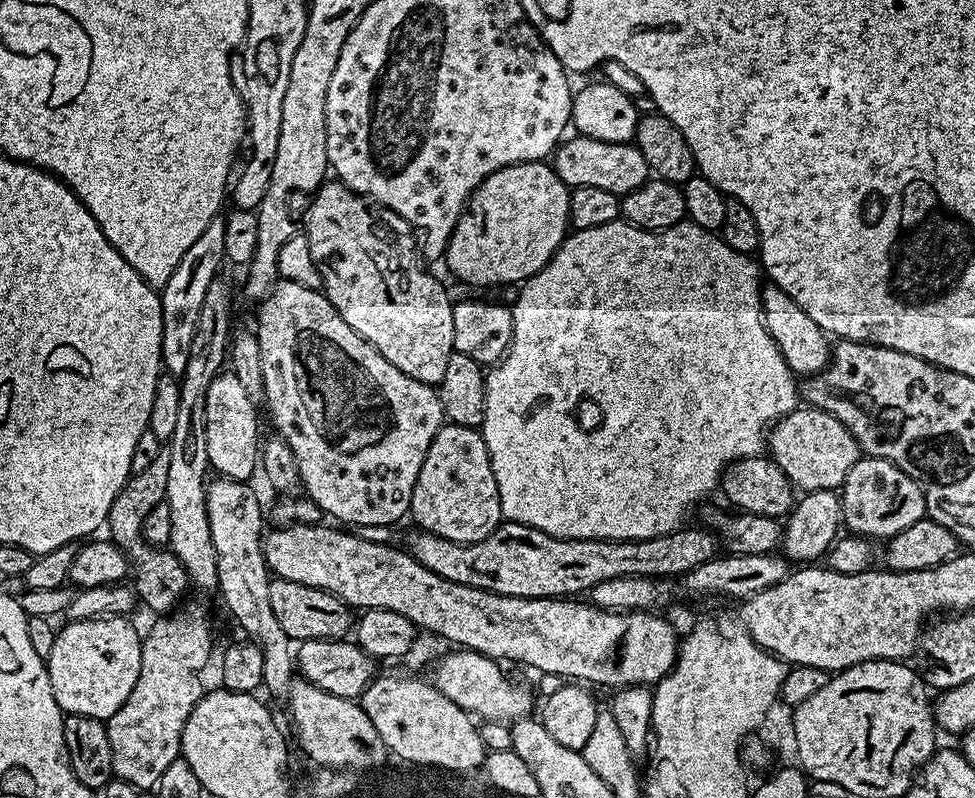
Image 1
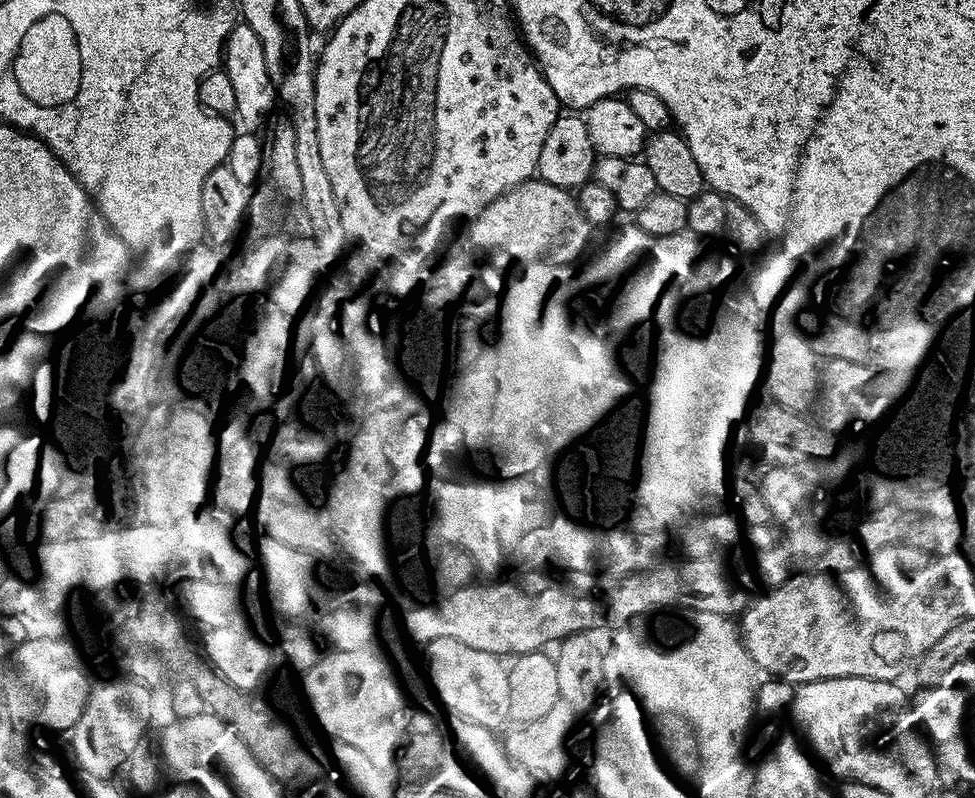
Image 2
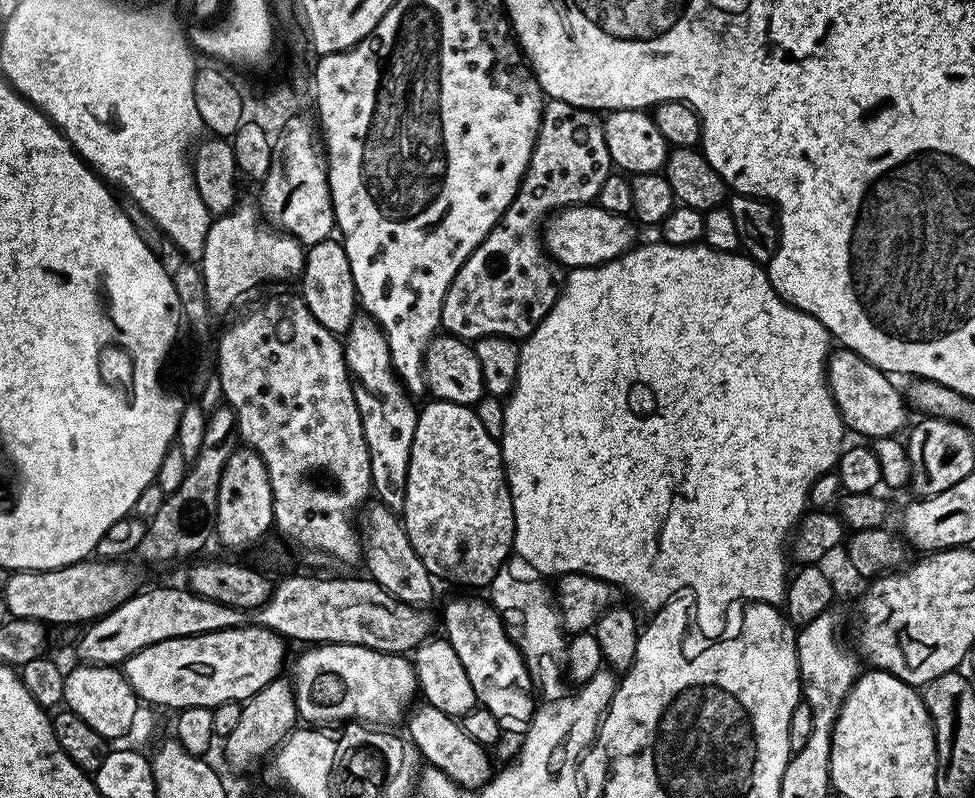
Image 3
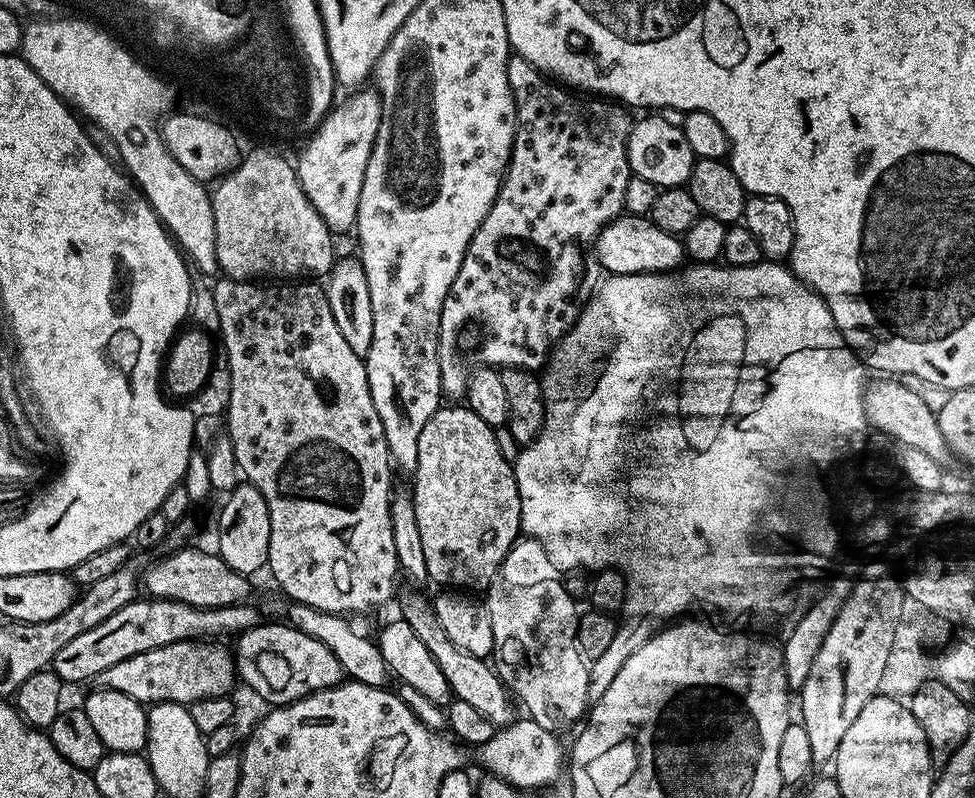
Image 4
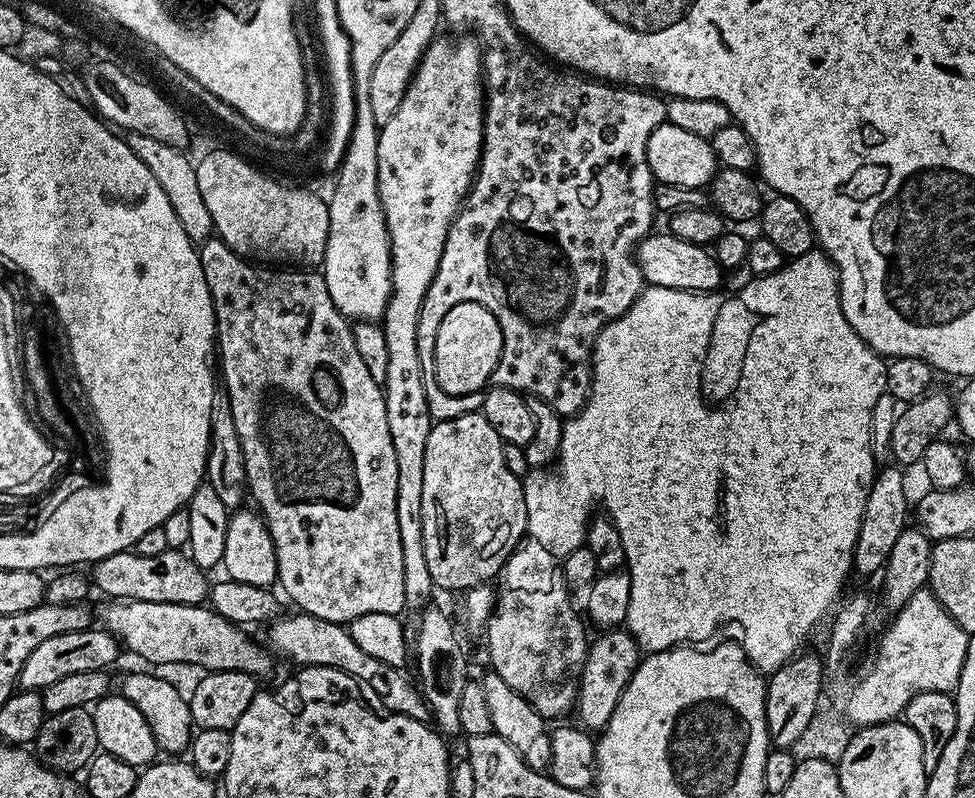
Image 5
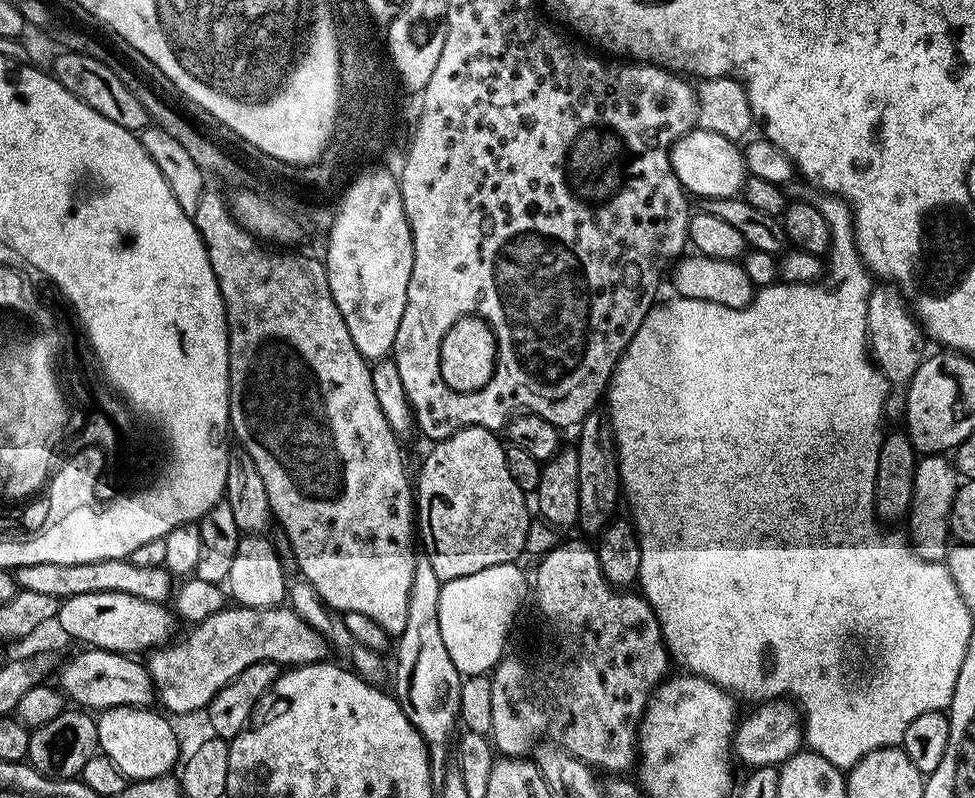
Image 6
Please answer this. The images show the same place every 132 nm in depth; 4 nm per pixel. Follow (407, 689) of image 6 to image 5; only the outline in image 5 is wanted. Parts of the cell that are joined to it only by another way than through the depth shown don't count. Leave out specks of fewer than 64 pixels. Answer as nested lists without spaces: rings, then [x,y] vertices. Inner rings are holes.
[[[460,34],[455,38],[451,35],[443,36],[434,39],[425,50],[405,90],[401,105],[390,122],[386,122],[382,128],[382,143],[378,146],[378,194],[392,247],[392,293],[382,317],[390,363],[386,366],[382,387],[386,422],[390,422],[390,438],[394,442],[394,458],[398,458],[396,505],[398,538],[402,538],[402,578],[406,586],[404,602],[409,609],[415,610],[423,609],[434,593],[430,569],[426,567],[426,546],[422,542],[422,469],[426,467],[426,438],[430,438],[434,421],[428,409],[422,358],[418,354],[418,324],[426,292],[430,290],[430,282],[434,282],[434,274],[438,274],[438,262],[442,262],[446,234],[460,213],[460,205],[468,197],[476,178],[476,168],[480,164],[480,151],[484,149],[486,85],[479,39],[472,34]]]

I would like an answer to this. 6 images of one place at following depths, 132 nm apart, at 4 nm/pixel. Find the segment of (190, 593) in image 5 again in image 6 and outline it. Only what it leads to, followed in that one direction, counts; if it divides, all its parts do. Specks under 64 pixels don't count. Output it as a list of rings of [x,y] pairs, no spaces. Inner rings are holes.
[[[131,558],[103,560],[102,562],[78,562],[77,564],[37,562],[35,566],[22,566],[15,569],[14,575],[19,591],[50,594],[58,601],[70,598],[74,594],[117,592],[118,594],[134,594],[134,598],[146,598],[158,604],[167,601],[167,596],[169,599],[174,592],[174,577],[167,568],[134,566]]]

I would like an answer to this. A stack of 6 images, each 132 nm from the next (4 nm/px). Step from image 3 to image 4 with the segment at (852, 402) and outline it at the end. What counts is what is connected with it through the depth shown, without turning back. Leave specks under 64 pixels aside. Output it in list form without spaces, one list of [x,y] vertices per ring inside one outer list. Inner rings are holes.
[[[876,378],[864,389],[864,409],[869,429],[904,448],[922,450],[930,454],[930,458],[944,462],[950,453],[946,446],[946,438],[942,438],[942,430],[938,430],[936,412],[914,389],[911,383],[900,378]]]

